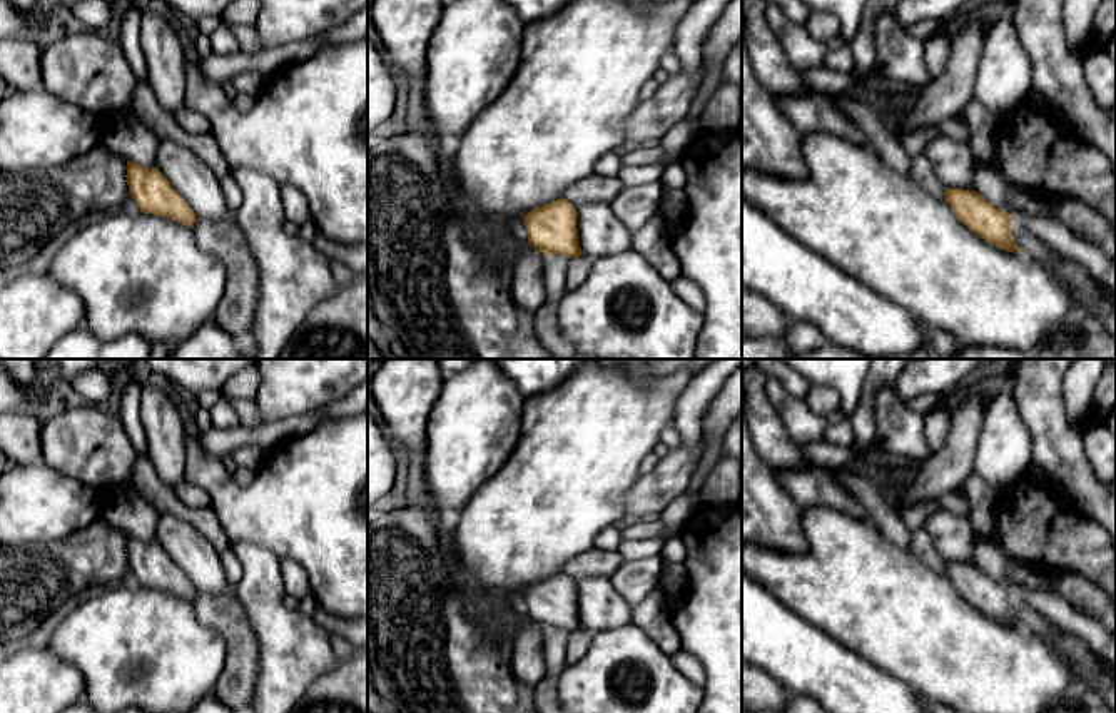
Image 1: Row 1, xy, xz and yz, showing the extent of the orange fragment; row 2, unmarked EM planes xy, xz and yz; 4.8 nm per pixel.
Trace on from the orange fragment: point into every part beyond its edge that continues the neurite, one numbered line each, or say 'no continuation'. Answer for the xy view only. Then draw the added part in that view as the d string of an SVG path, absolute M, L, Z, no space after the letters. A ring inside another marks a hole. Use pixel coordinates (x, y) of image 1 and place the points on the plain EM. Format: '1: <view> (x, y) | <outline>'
1: xy (189, 550) | M160 514L157 543L200 593L232 593L221 554L189 523L172 514Z

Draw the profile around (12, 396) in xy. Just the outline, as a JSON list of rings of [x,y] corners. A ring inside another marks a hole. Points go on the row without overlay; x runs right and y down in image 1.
[[[0,364],[0,412],[28,409],[32,402],[32,386],[23,387],[13,382],[12,376]]]

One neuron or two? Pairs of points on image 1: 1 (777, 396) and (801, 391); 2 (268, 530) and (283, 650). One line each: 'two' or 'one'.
1: two
2: two

